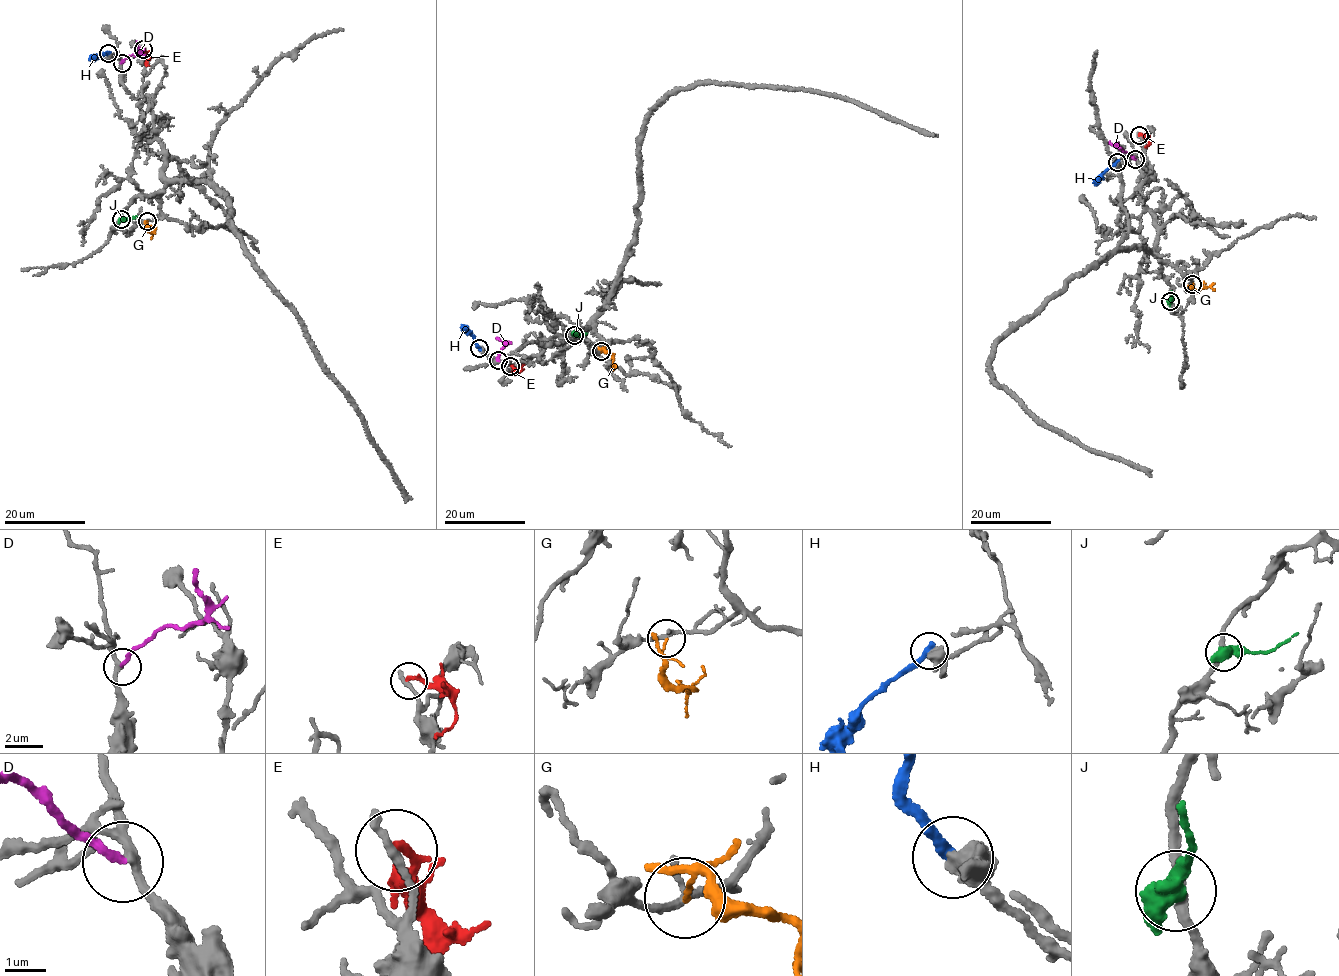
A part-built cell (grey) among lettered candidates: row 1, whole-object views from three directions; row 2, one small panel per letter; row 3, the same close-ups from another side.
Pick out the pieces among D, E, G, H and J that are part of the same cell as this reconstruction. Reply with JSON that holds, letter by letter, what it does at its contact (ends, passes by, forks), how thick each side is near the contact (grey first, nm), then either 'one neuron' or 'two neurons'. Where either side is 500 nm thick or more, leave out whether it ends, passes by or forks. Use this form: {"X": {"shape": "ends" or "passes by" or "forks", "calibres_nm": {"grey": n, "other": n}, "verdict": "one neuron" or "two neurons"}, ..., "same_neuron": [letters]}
{"D": {"shape": "ends", "calibres_nm": {"grey": 220, "other": 200}, "verdict": "one neuron"}, "E": {"shape": "ends", "calibres_nm": {"grey": 240, "other": 200}, "verdict": "two neurons"}, "G": {"shape": "ends", "calibres_nm": {"grey": 170, "other": 100}, "verdict": "two neurons"}, "H": {"shape": "ends", "calibres_nm": {"grey": 400, "other": 320}, "verdict": "two neurons"}, "J": {"calibres_nm": {"grey": 240, "other": 700}, "verdict": "two neurons"}, "same_neuron": ["D"]}

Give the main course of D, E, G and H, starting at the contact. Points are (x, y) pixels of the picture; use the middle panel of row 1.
D: (498, 360), (505, 342), (496, 338)
E: (511, 365), (518, 371), (523, 364)
G: (601, 351), (612, 354), (612, 370)
H: (479, 348), (473, 335), (461, 326)

